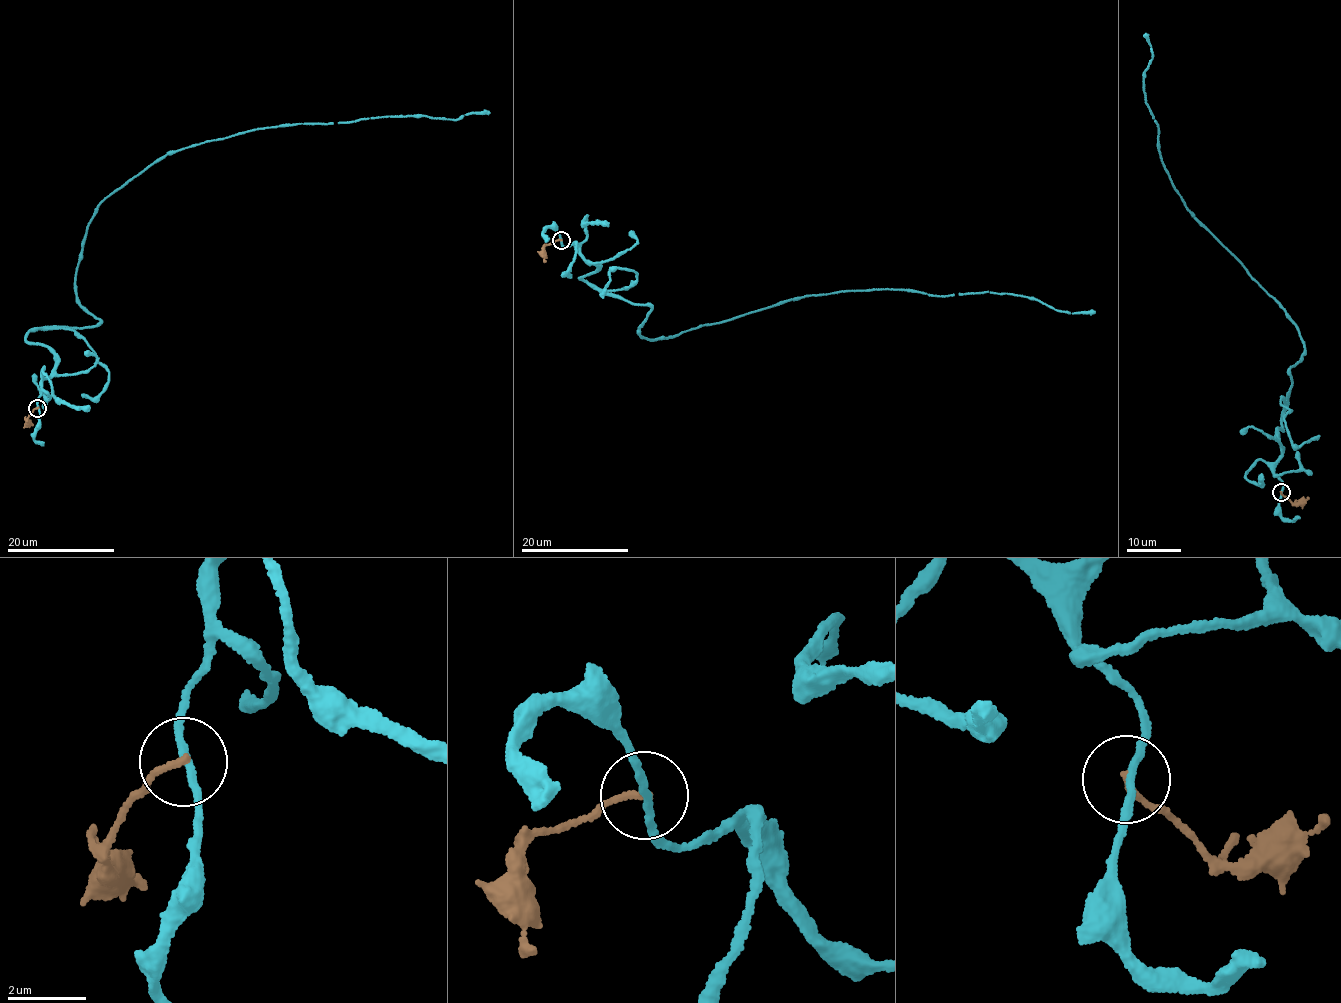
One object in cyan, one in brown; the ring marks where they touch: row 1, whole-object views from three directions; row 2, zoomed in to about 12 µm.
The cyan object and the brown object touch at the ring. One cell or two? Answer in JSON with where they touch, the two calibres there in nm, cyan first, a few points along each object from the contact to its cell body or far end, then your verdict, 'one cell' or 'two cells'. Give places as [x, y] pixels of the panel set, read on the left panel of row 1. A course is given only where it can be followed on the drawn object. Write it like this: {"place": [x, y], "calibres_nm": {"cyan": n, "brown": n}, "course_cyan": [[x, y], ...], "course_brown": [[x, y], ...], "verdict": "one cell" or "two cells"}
{"place": [37, 408], "calibres_nm": {"cyan": 180, "brown": 160}, "course_cyan": [[38, 407], [56, 354], [26, 336], [99, 322], [76, 291], [91, 219], [165, 154], [287, 124], [490, 112]], "course_brown": [[38, 407], [30, 413], [27, 421], [30, 423]], "verdict": "two cells"}

